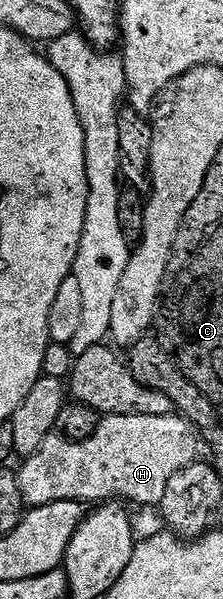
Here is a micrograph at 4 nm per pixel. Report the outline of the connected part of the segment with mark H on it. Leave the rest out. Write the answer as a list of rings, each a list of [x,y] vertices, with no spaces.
[[[180,415],[106,416],[91,439],[69,441],[60,435],[43,439],[39,451],[24,458],[17,482],[29,507],[52,501],[108,503],[118,499],[157,507],[171,475],[198,460],[197,445],[198,434]]]

